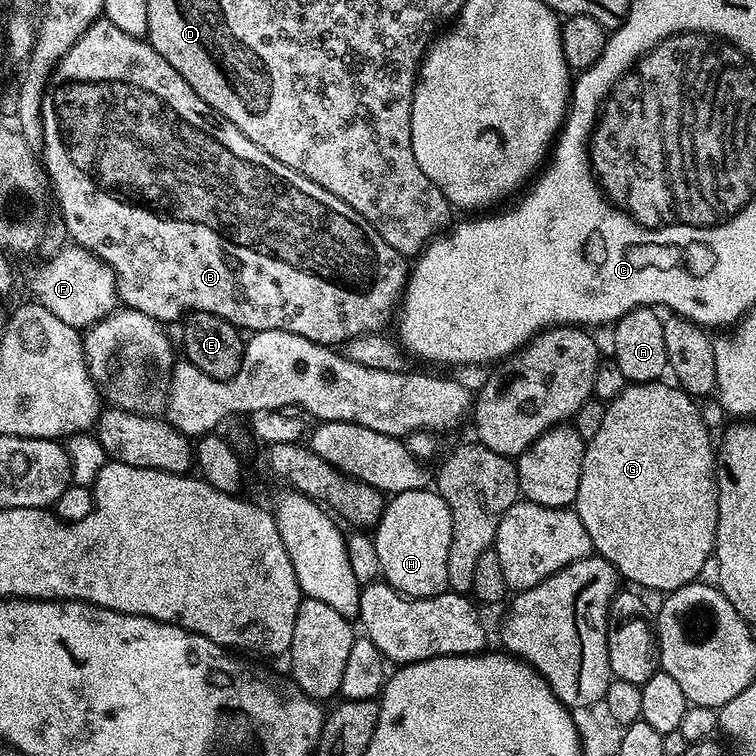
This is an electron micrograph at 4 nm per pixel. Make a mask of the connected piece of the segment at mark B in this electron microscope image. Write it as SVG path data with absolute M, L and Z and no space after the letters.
M106 18L96 20L70 46L70 50L52 69L52 74L48 77L47 87L44 90L44 101L41 104L41 120L44 127L42 167L47 179L50 181L51 191L54 193L55 207L56 204L60 207L59 219L64 224L67 235L73 245L80 245L85 250L92 252L98 259L112 268L113 273L116 275L116 292L119 296L119 303L125 309L141 311L142 314L149 315L150 318L161 322L169 322L168 320L176 319L179 321L181 318L188 316L189 313L209 311L210 314L216 314L240 330L248 328L247 331L249 333L261 332L262 330L286 330L290 334L298 334L302 338L310 338L310 342L315 344L327 344L329 346L343 346L349 340L354 339L355 336L379 333L381 330L386 329L384 327L387 326L388 319L390 319L389 324L393 319L394 313L397 311L404 295L404 286L407 284L410 275L410 268L406 263L405 257L401 256L398 250L394 250L394 246L390 246L390 242L386 242L386 238L382 238L382 234L378 234L376 227L370 222L366 222L366 218L362 218L362 214L358 214L358 210L354 210L346 202L342 202L342 198L334 198L334 194L330 194L330 190L318 186L318 182L310 182L310 178L290 170L290 166L282 166L282 162L278 162L278 158L270 158L270 154L266 154L266 150L254 146L254 142L250 142L250 138L246 138L246 134L242 134L242 130L238 130L238 126L234 126L225 116L220 116L210 105L202 102L202 98L198 98L198 94L194 94L194 90L190 90L190 86L182 78L182 74L178 74L178 70L174 70L174 66L170 66L170 62L166 62L166 58L162 58L162 54L154 51L147 39L126 34L126 30L118 30L118 26L114 26L114 22L110 22Z

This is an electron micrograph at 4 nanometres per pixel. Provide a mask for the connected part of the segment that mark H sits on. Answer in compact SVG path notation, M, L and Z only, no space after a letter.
M431 487L406 490L389 499L384 505L384 513L374 525L374 539L378 550L380 576L404 596L437 596L440 592L449 591L446 560L450 558L450 542L452 541L452 511L448 503L440 497L440 493Z

